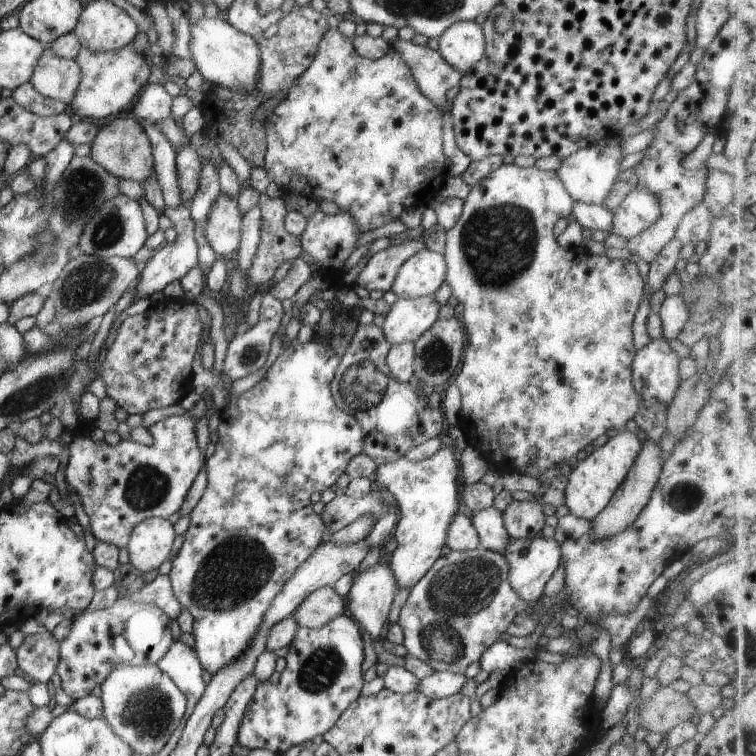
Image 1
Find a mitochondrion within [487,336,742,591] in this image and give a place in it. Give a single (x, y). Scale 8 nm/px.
(685, 497)

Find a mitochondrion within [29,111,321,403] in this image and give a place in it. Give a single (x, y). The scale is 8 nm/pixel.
(83, 188)

